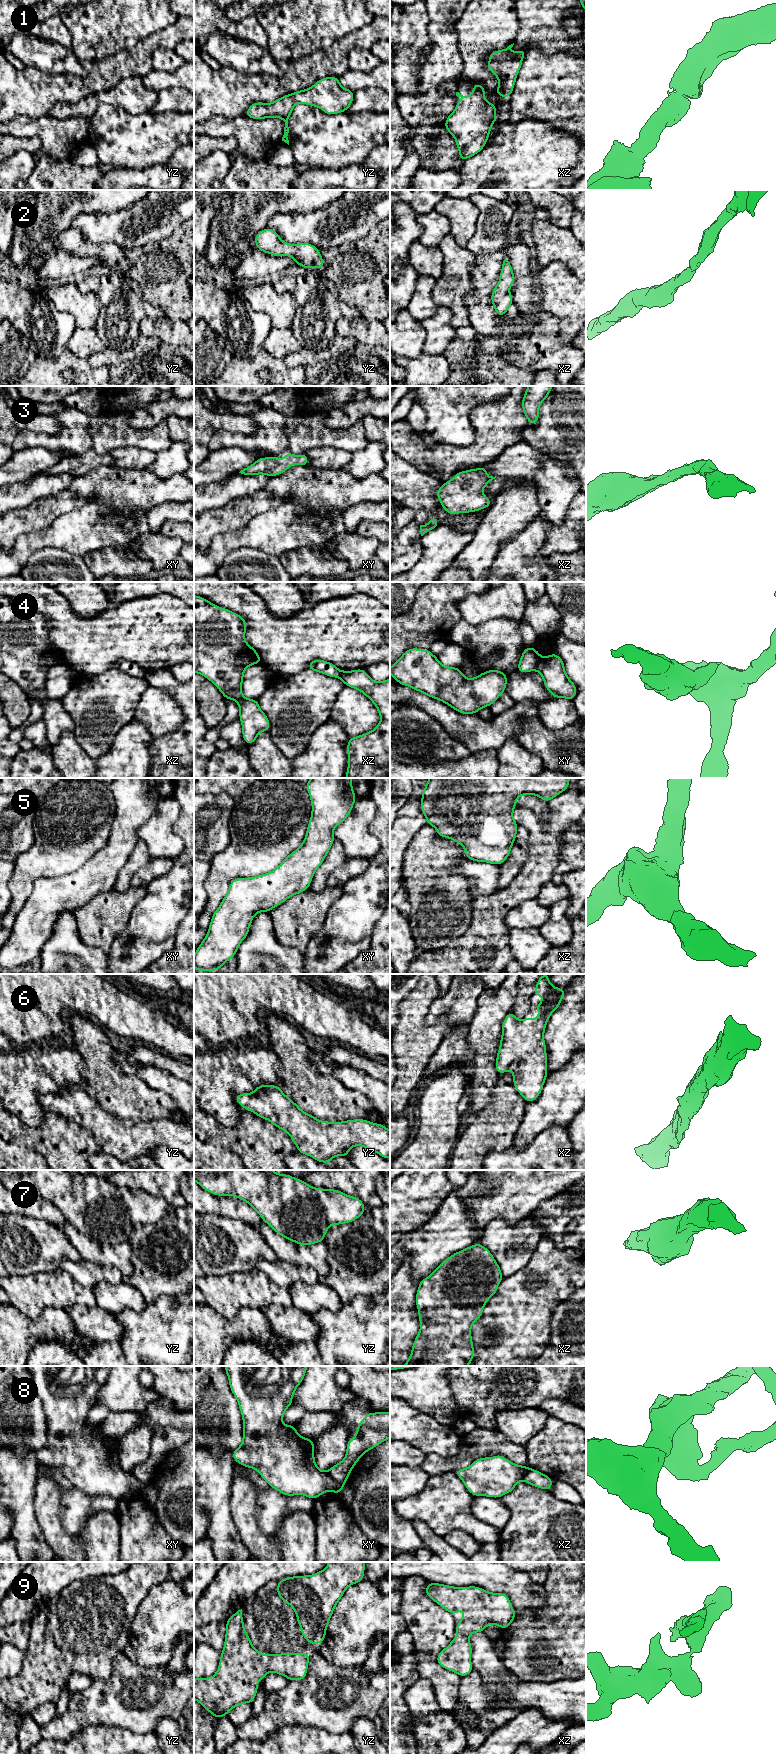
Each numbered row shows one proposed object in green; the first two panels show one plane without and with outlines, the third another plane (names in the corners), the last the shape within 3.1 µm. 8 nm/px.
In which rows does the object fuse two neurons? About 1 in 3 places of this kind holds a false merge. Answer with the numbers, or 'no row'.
4, 8

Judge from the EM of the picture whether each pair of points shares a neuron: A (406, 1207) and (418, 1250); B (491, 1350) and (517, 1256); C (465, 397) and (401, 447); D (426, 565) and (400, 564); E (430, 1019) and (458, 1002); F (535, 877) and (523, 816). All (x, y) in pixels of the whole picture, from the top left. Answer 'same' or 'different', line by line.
A: different
B: different
C: different
D: different
E: same
F: same

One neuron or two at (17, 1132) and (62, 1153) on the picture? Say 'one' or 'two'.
one

